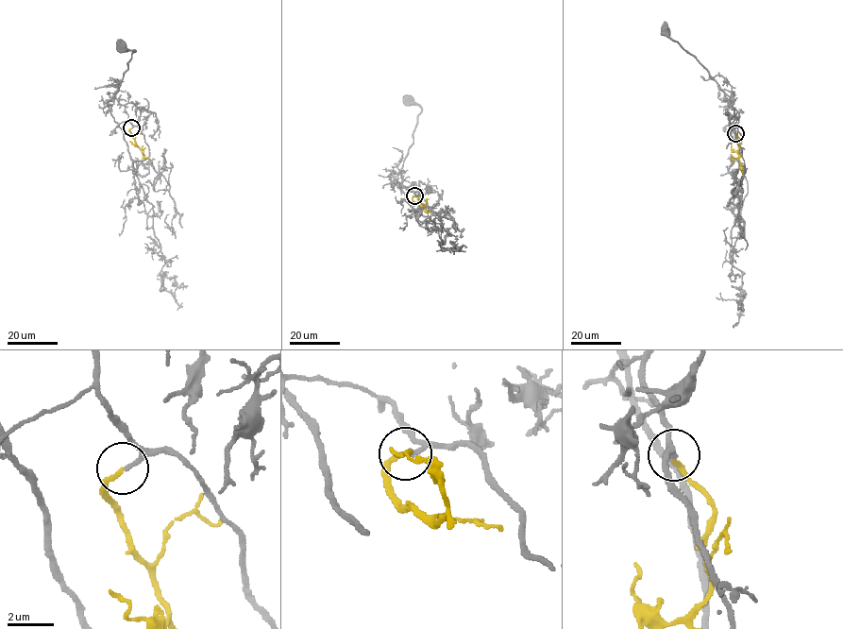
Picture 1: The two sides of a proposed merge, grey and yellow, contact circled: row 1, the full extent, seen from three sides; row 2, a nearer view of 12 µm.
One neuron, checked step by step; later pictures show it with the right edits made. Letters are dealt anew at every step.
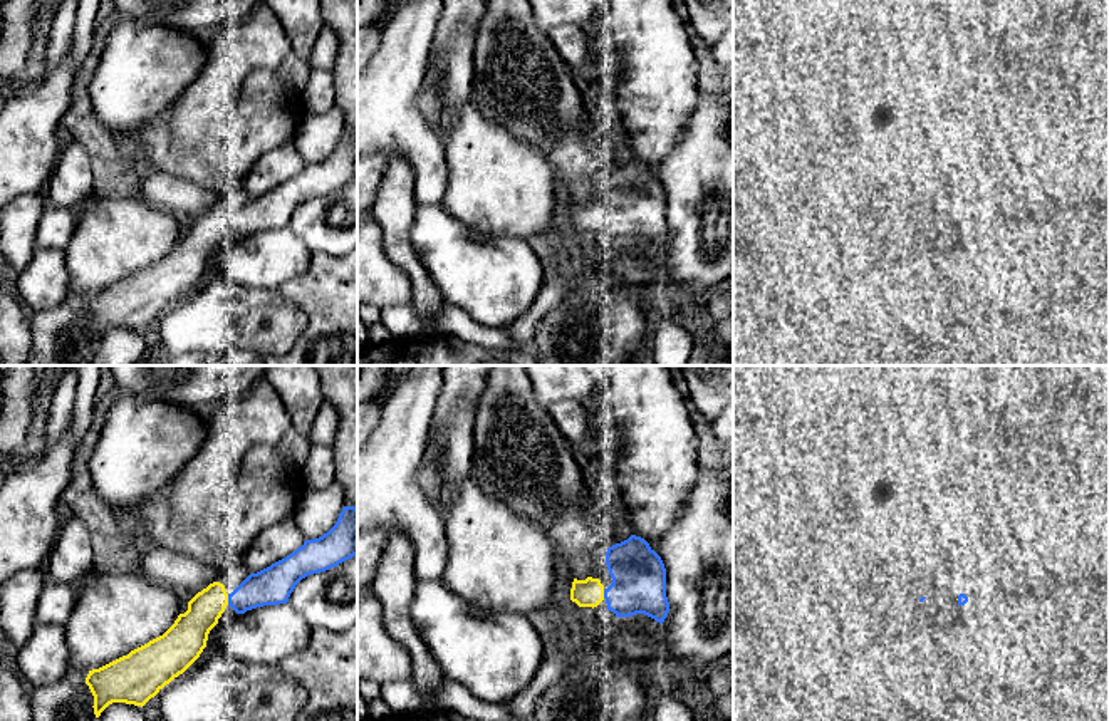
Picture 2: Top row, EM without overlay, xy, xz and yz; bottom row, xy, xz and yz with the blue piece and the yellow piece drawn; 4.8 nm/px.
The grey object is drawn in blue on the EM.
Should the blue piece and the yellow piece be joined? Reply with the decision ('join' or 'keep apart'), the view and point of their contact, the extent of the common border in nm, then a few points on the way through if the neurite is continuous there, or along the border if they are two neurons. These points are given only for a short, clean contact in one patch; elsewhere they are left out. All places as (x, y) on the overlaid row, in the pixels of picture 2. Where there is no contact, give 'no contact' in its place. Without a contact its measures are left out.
join; meets blue in xy at (229, 599); contact 60 nm long

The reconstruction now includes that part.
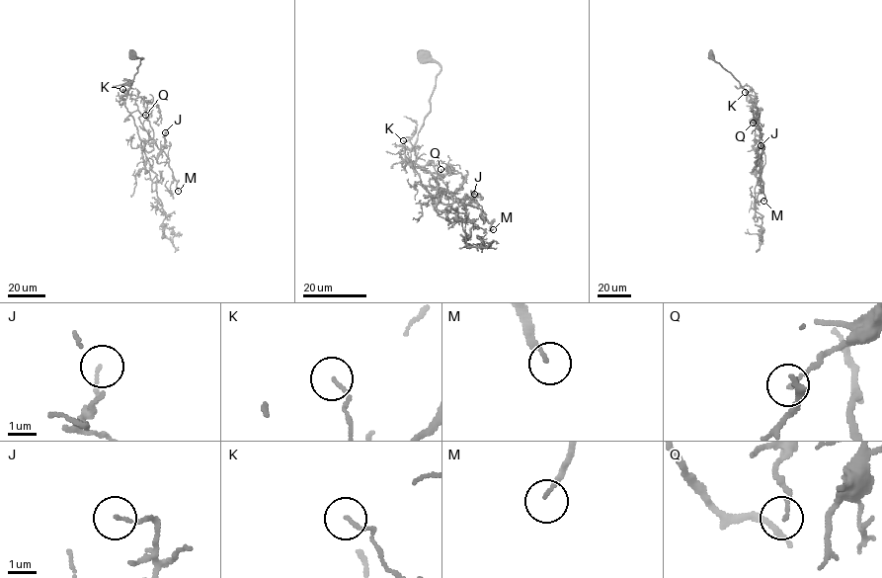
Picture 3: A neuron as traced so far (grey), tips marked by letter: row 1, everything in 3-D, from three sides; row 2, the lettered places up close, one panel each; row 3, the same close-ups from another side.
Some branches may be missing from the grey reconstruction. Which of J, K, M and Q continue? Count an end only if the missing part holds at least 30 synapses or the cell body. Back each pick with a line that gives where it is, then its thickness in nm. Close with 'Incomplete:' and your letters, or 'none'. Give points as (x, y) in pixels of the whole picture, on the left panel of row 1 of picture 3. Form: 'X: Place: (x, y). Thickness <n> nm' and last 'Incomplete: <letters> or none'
M: Place: (178, 191). Thickness 150 nm
Incomplete: M

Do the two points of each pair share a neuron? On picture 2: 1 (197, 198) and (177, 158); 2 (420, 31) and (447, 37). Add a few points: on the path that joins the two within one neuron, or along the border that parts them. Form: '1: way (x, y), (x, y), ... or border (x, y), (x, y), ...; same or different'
1: border (156, 168), (180, 175), (210, 190), (217, 198); different
2: border (442, 17), (430, 57); different

